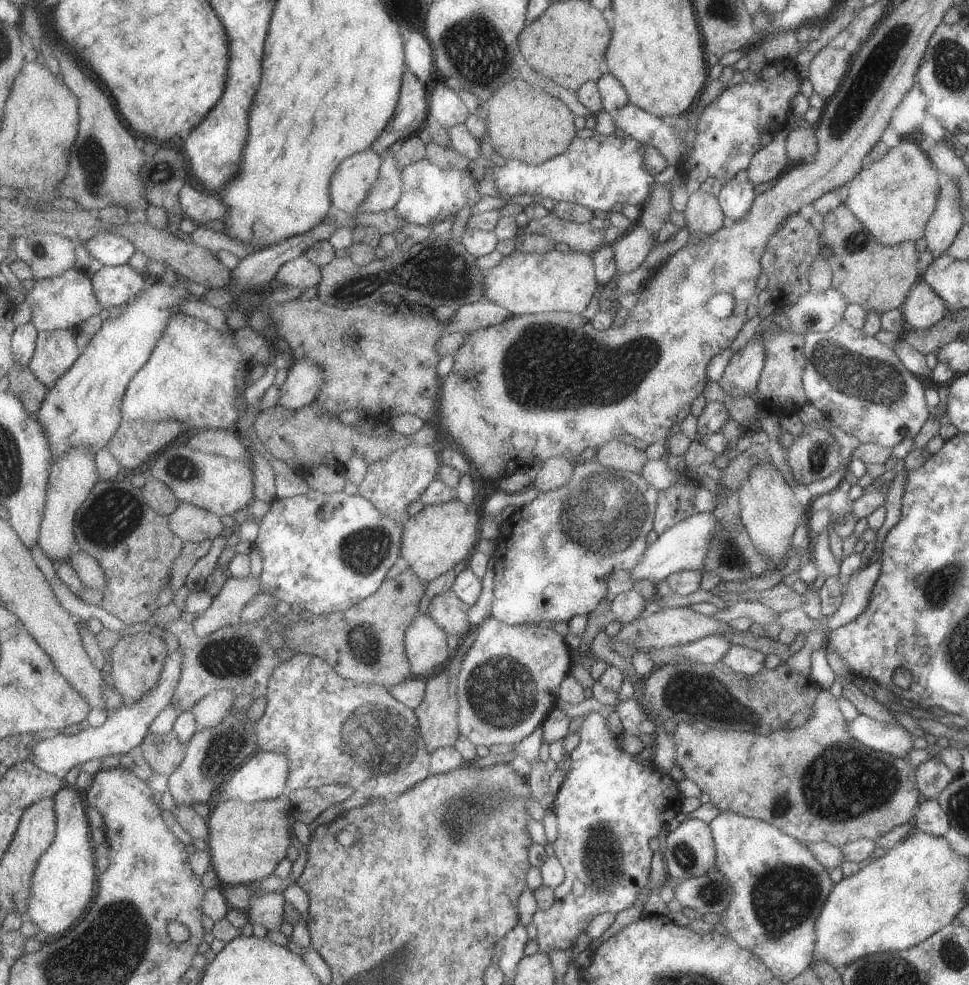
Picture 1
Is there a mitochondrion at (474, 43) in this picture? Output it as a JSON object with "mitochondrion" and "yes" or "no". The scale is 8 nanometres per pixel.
{"mitochondrion":"yes"}

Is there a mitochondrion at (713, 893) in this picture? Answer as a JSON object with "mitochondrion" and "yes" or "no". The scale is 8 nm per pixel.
{"mitochondrion":"yes"}

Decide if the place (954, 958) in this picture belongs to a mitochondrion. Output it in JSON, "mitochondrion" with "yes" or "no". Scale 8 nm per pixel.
{"mitochondrion":"yes"}

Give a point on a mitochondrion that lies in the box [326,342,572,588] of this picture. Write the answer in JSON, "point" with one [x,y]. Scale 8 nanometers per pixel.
{"point":[367,548]}

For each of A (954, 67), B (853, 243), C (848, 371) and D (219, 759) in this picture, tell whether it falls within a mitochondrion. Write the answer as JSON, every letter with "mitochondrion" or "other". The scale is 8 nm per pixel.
{"A":"mitochondrion","B":"mitochondrion","C":"mitochondrion","D":"mitochondrion"}

